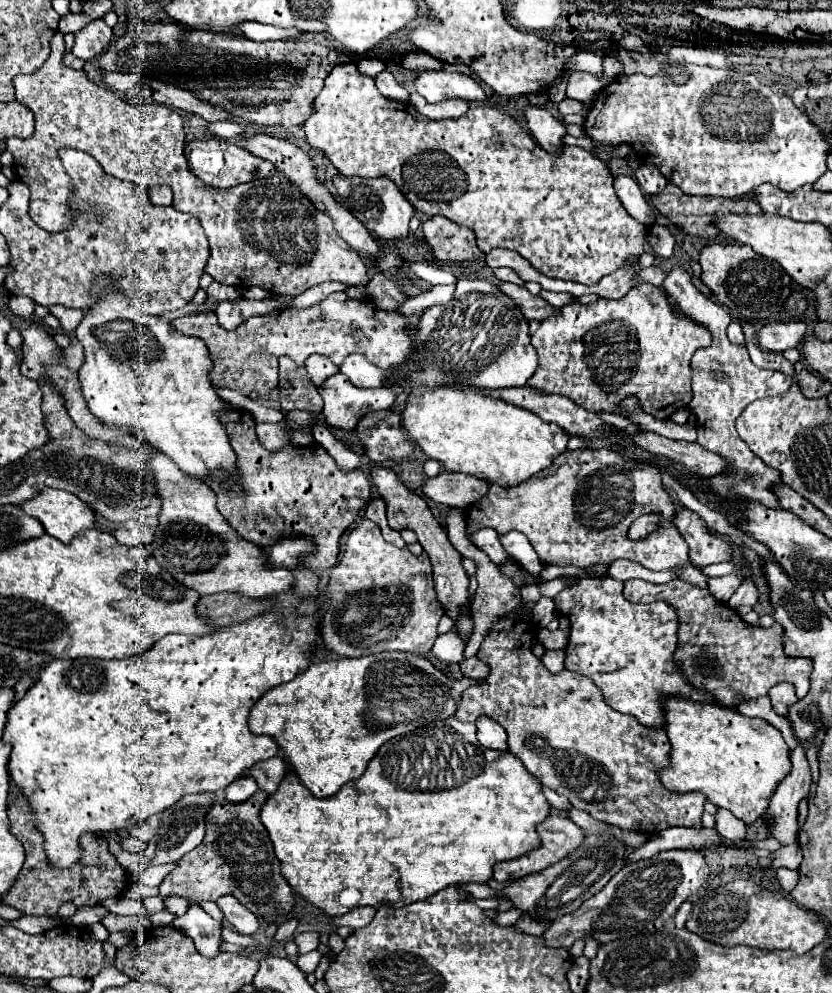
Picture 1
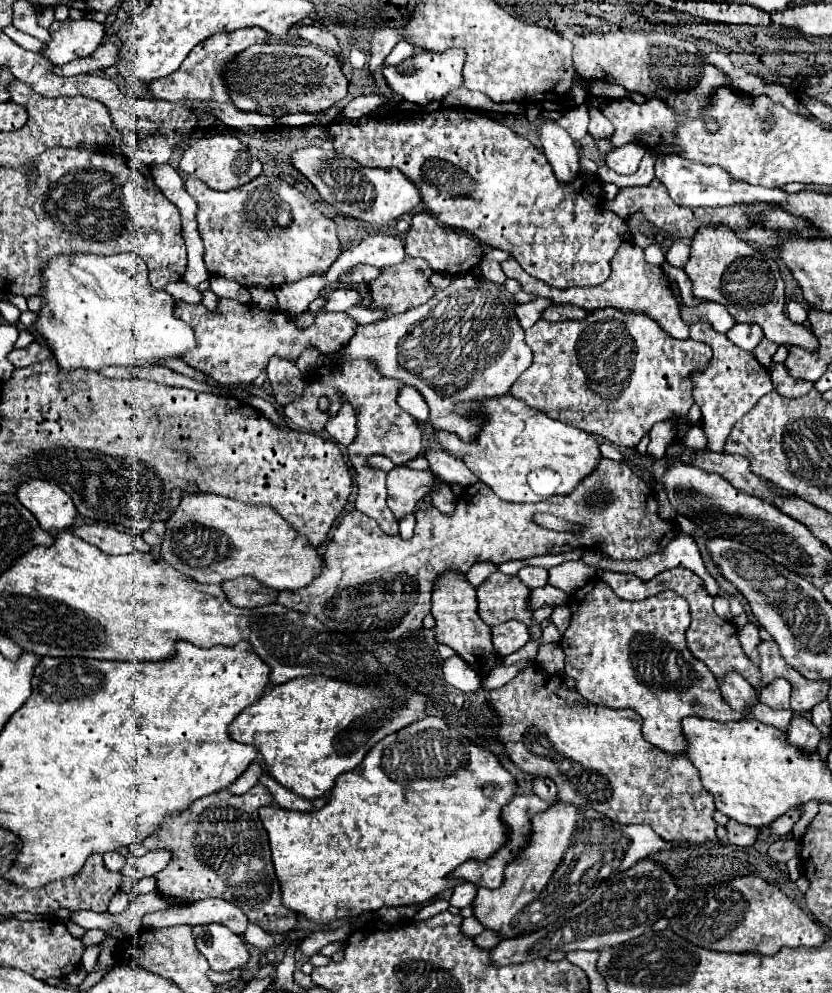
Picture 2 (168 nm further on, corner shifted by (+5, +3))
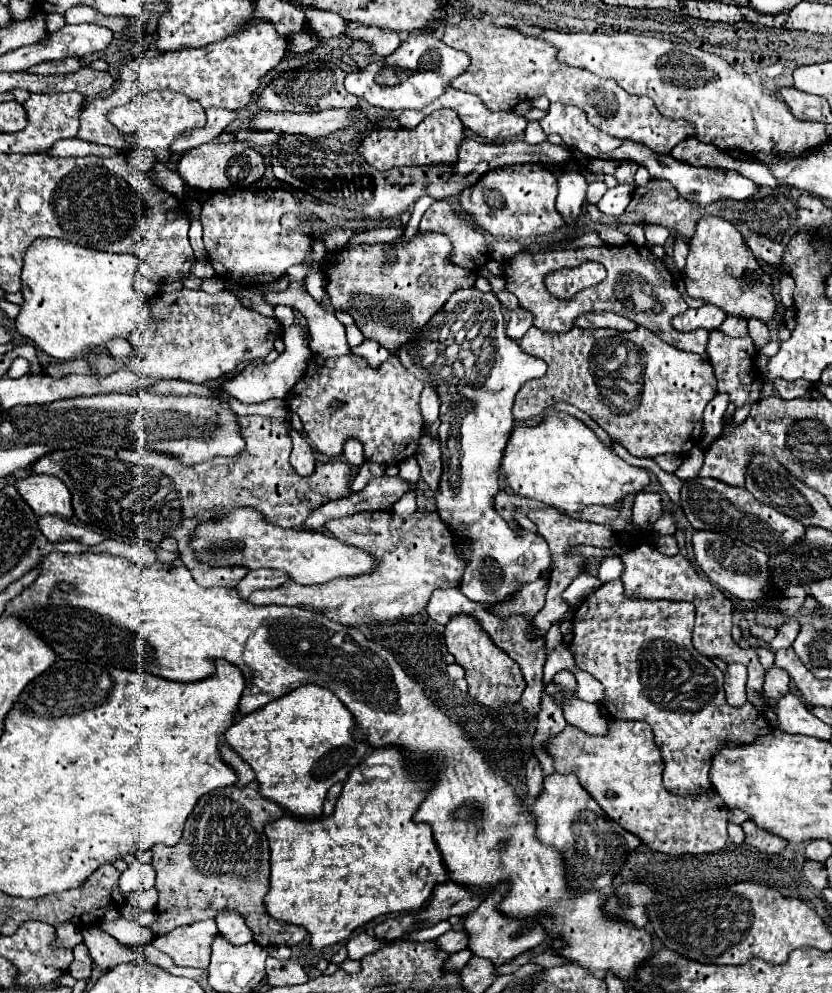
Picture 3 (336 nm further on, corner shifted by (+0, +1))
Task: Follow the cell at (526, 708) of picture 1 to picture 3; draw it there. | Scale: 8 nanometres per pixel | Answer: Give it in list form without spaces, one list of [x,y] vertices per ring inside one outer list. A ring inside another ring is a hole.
[[[607,718],[607,736],[587,736],[587,732],[579,732],[579,728],[567,724],[557,736],[545,742],[545,752],[551,756],[559,774],[575,774],[605,814],[631,834],[639,836],[651,850],[665,854],[705,854],[721,850],[727,844],[727,806],[717,792],[703,790],[693,796],[677,796],[663,788],[663,760],[653,742],[649,724],[643,724],[641,720]]]

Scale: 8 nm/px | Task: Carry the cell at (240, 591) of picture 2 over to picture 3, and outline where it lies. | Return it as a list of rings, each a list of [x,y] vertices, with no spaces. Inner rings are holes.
[[[265,568],[263,570],[253,570],[237,584],[237,592],[243,600],[247,600],[247,596],[251,592],[279,588],[285,580],[287,580],[287,574],[279,572],[279,570],[265,570]]]

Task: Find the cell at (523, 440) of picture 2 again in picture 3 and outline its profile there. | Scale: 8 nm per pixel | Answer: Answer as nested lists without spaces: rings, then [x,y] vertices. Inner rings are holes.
[[[545,408],[541,414],[543,414],[543,422],[539,422],[535,426],[517,424],[513,428],[507,448],[503,452],[499,474],[503,476],[505,484],[517,496],[525,496],[525,498],[533,498],[533,500],[551,504],[563,512],[577,512],[577,510],[583,510],[585,506],[591,506],[591,504],[615,506],[627,494],[637,494],[649,484],[647,470],[635,468],[635,466],[627,464],[625,460],[621,460],[581,420],[577,420],[565,412],[557,412],[555,408]]]

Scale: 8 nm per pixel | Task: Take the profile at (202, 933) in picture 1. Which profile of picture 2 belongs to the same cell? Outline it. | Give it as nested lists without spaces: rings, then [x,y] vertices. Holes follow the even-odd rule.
[[[198,924],[194,926],[196,946],[206,956],[210,970],[214,972],[230,972],[230,970],[246,970],[250,960],[250,952],[246,942],[228,930],[222,924]]]

